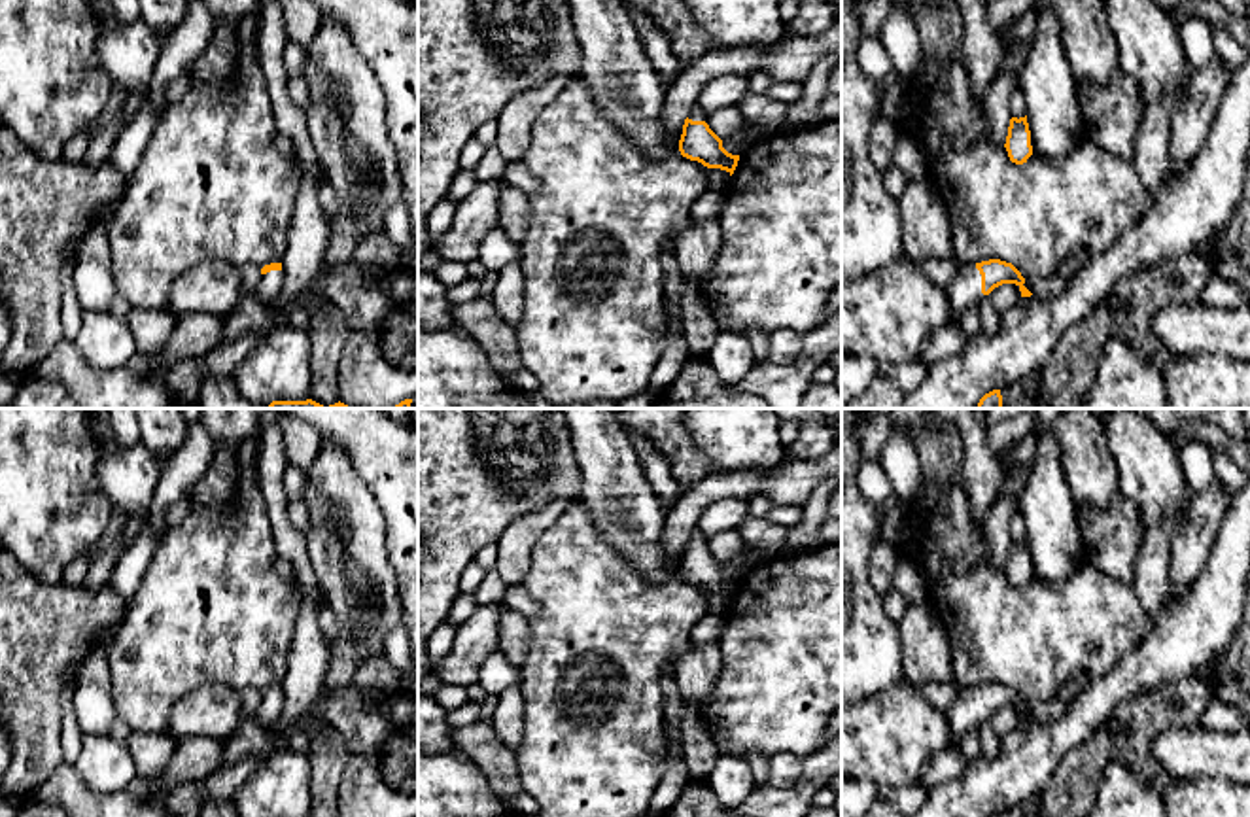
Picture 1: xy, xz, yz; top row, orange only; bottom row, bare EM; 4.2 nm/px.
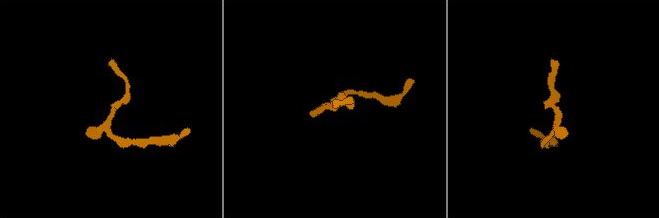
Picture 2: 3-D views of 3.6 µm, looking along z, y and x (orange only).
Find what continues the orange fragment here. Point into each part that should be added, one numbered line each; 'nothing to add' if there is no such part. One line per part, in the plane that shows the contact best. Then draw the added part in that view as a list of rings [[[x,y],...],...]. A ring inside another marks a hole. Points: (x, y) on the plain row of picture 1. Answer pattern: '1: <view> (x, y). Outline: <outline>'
1: yz (965, 713). Outline: [[[966,688],[946,711],[951,728],[951,743],[961,749],[963,736],[981,722],[981,698],[976,688]]]

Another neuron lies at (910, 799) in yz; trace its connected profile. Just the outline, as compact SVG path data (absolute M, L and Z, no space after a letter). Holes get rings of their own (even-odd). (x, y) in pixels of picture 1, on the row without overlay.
M921 783L896 789L881 787L877 792L887 802L894 804L904 817L915 815L925 806L929 794Z

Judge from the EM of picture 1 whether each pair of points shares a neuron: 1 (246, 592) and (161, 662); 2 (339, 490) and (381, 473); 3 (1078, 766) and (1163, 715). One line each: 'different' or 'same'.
1: same
2: different
3: same

